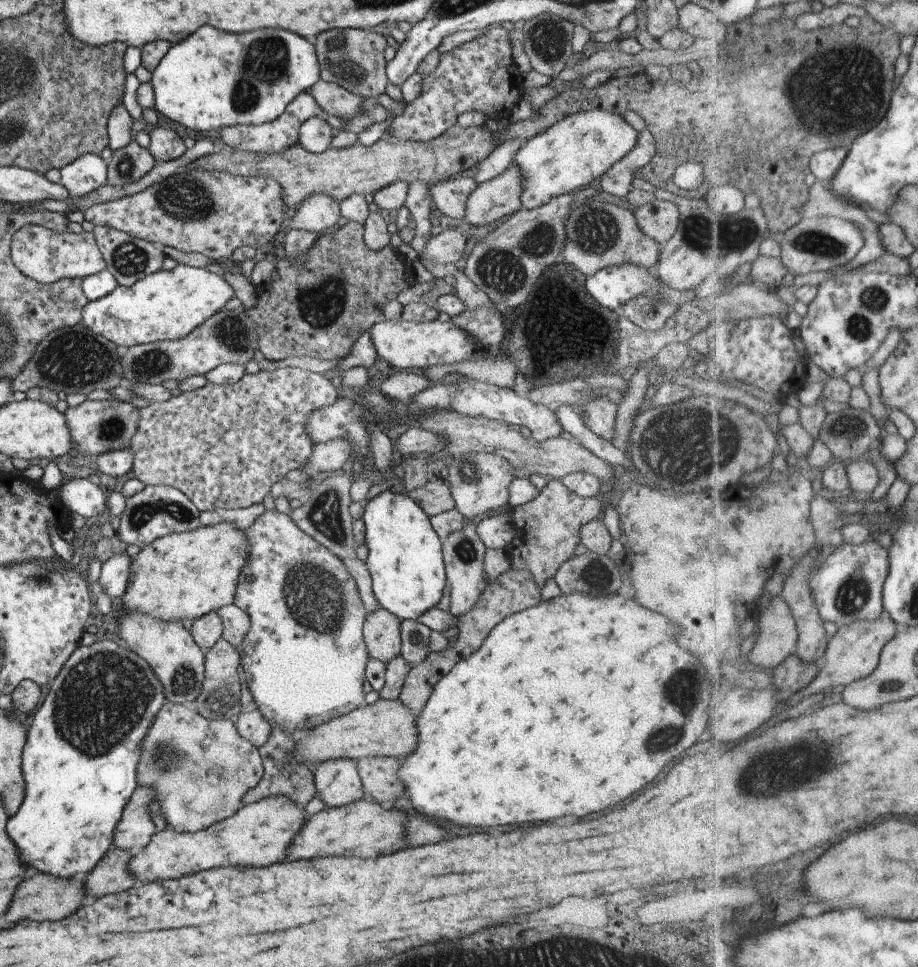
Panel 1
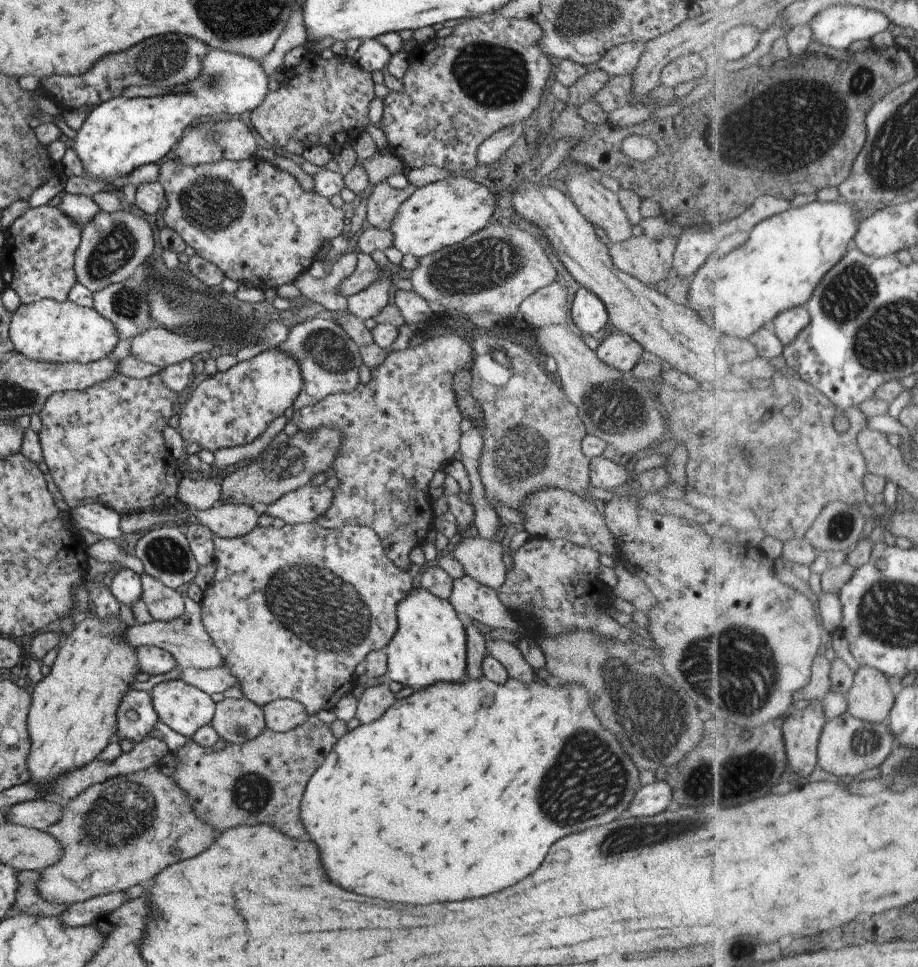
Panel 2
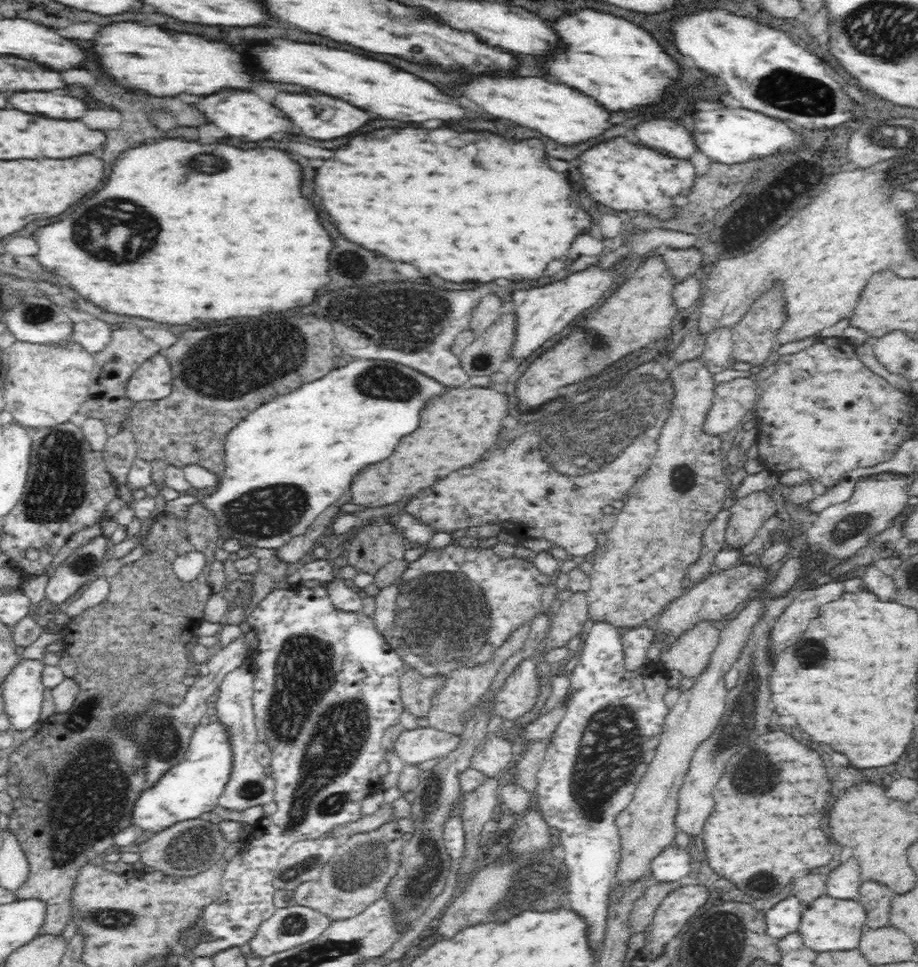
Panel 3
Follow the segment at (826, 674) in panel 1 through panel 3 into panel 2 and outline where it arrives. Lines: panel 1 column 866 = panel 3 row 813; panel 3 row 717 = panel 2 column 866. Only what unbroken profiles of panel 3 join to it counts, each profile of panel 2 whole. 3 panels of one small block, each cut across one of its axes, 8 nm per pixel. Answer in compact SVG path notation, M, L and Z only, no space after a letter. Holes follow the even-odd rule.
M861 666L856 674L854 688L848 692L849 712L866 722L890 722L892 711L895 710L898 690L890 683L889 675L872 666Z

